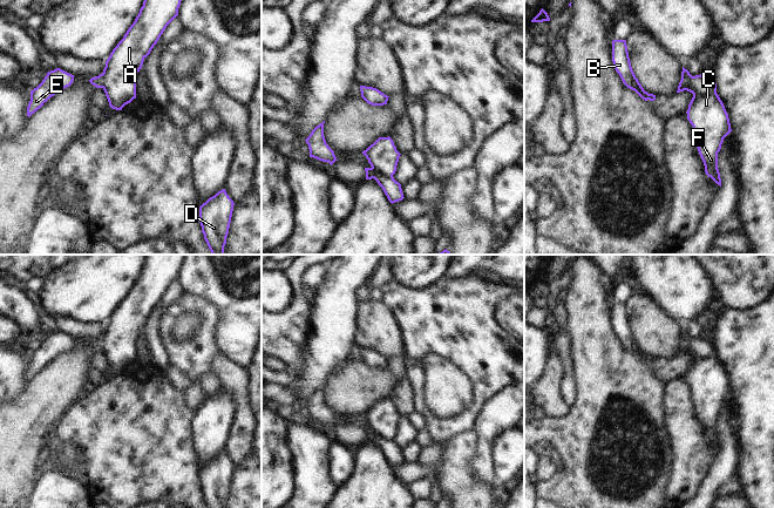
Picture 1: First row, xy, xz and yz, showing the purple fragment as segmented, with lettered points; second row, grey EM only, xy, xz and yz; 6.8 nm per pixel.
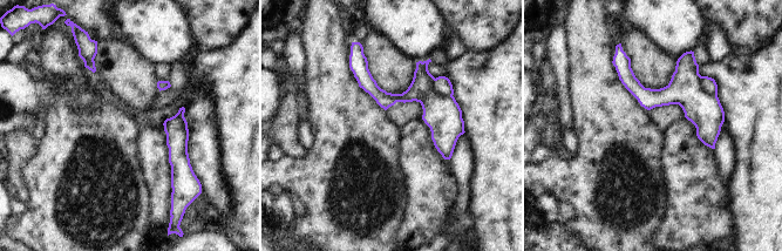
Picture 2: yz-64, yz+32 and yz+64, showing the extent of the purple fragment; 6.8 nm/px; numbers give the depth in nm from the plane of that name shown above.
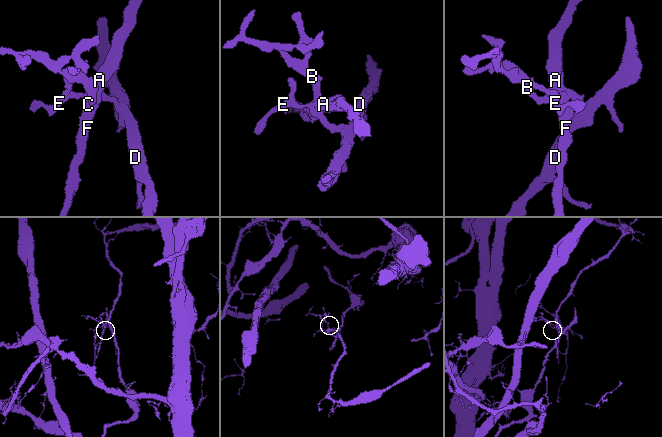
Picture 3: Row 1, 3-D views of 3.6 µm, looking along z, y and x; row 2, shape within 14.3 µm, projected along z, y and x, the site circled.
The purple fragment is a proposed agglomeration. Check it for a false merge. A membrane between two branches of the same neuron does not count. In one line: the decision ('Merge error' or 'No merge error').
Merge error.

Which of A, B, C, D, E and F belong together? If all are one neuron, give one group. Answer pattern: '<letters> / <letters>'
A B C F / D E

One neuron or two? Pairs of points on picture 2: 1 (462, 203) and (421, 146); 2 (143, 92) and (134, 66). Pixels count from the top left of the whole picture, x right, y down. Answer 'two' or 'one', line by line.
1: two
2: one

